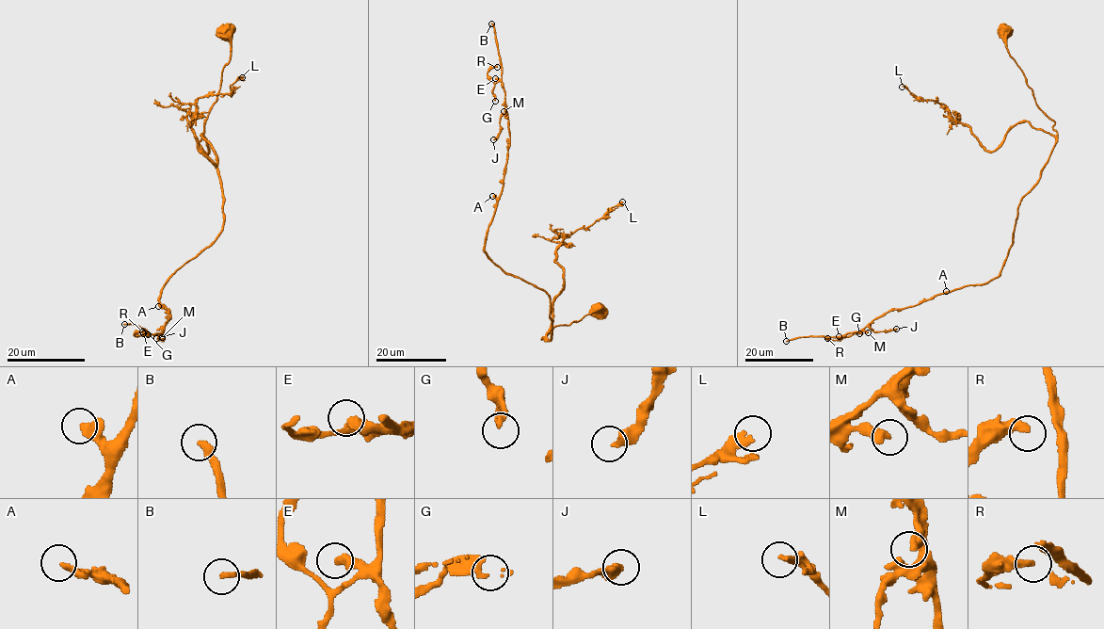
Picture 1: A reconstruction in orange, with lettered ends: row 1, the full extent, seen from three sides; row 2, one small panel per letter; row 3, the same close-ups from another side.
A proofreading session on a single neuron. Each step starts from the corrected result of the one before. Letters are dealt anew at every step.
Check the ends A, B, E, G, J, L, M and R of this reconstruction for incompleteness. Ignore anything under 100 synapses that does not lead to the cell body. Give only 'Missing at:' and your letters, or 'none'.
Missing at: B

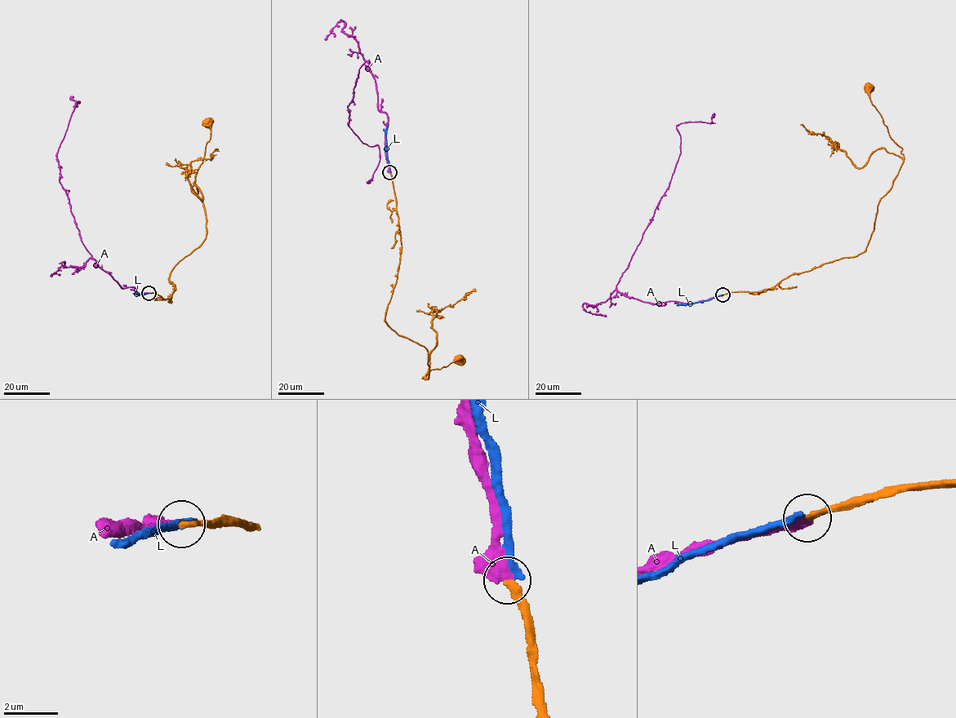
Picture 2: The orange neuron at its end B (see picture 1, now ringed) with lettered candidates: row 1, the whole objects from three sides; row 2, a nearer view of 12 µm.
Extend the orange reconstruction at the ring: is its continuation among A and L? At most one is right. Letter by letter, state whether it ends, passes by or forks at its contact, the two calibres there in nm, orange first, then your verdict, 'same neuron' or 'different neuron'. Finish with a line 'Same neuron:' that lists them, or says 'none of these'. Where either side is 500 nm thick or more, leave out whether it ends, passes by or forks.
A: it ends | 240/480 nm | same neuron
L: it ends | 240/300 nm | different neuron
Same neuron: A

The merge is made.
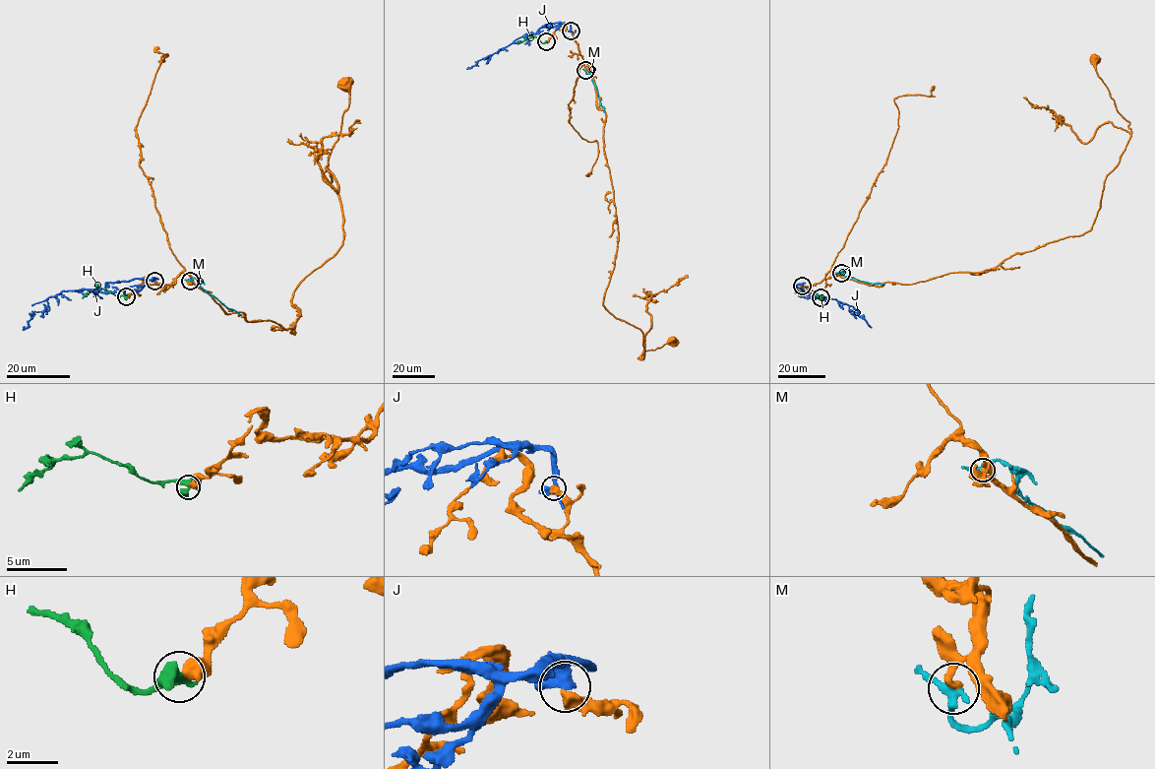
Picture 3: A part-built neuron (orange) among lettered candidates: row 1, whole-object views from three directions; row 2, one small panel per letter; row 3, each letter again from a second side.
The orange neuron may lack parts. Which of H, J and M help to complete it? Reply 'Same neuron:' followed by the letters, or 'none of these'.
Same neuron: none of these

